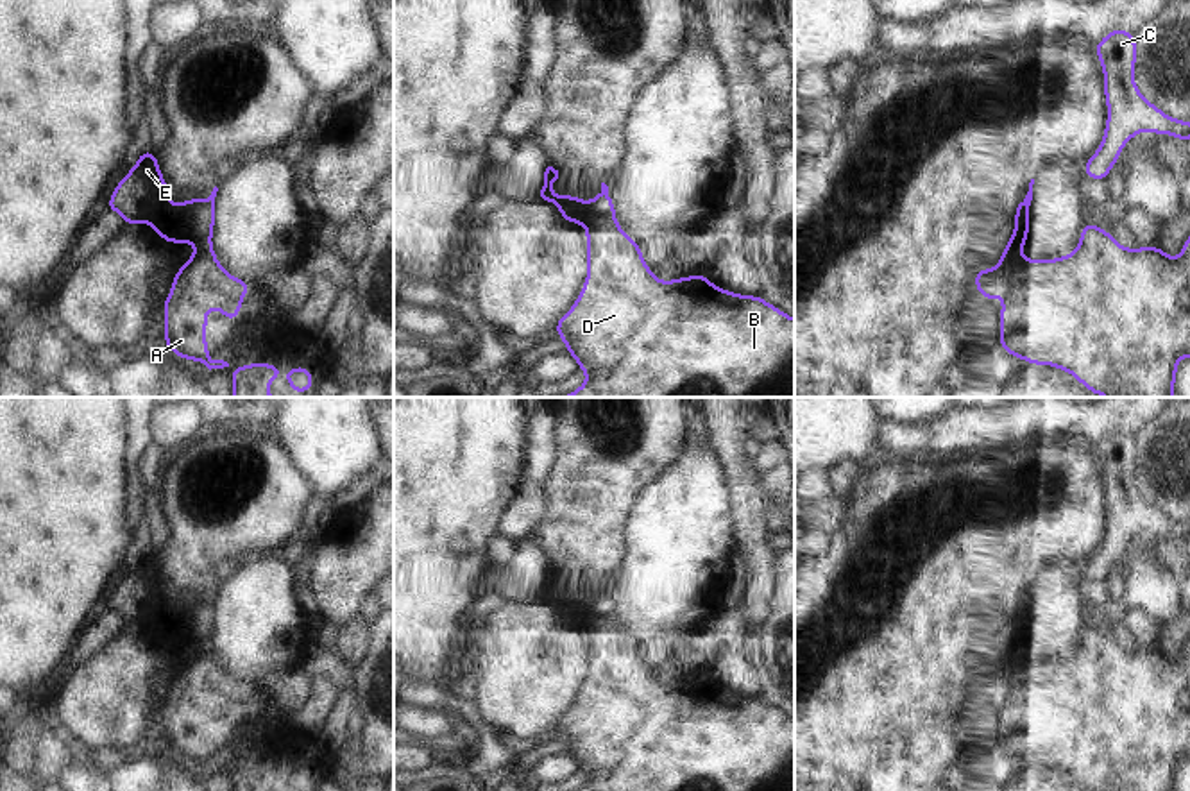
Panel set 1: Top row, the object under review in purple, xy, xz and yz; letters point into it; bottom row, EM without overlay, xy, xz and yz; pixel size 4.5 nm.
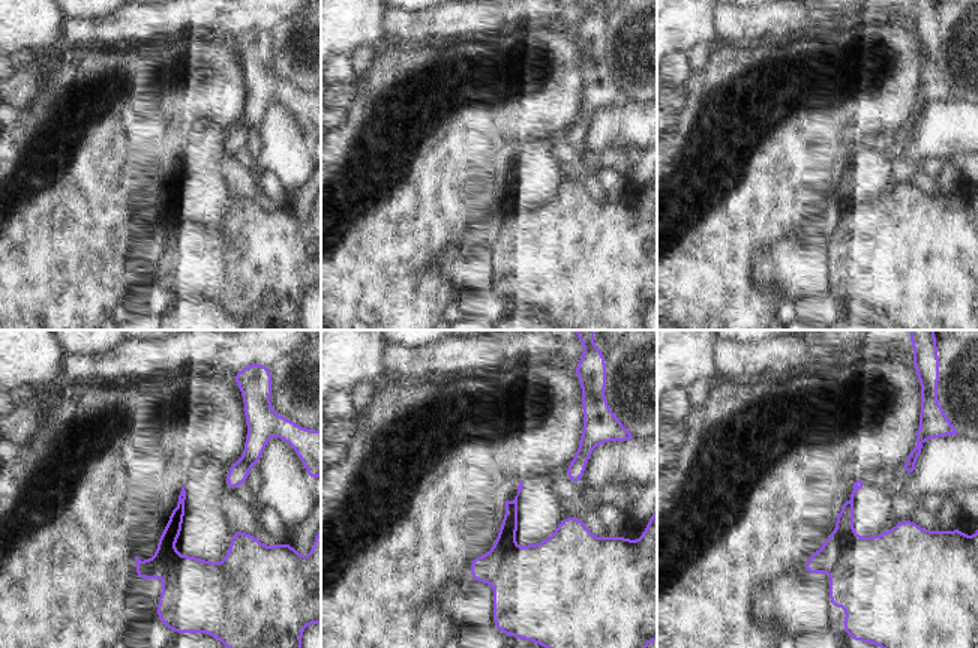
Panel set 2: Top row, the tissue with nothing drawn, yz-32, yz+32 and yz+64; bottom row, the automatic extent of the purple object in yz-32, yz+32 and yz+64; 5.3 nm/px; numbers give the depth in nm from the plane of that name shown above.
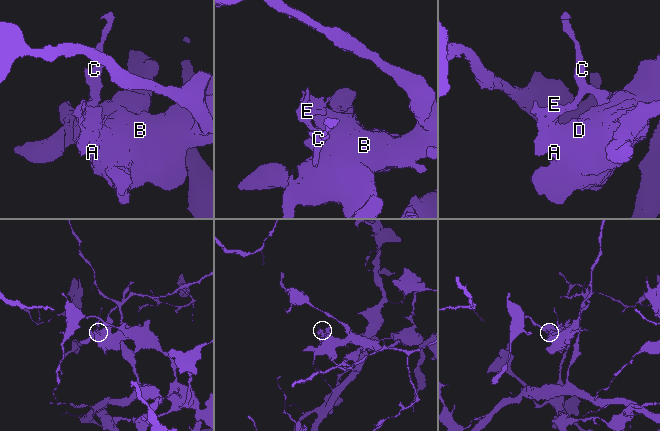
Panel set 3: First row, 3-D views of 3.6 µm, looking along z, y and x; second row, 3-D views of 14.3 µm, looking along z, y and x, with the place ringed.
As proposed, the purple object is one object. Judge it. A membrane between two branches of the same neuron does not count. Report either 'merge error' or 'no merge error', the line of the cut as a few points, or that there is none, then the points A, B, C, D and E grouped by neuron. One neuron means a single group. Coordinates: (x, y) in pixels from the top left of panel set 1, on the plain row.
merge error; cut yz (1036, 661), (1033, 664), (1022, 661), (1015, 668), (1004, 697); groups A B D / C E

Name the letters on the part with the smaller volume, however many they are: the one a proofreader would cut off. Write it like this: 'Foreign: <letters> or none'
Foreign: C, E

